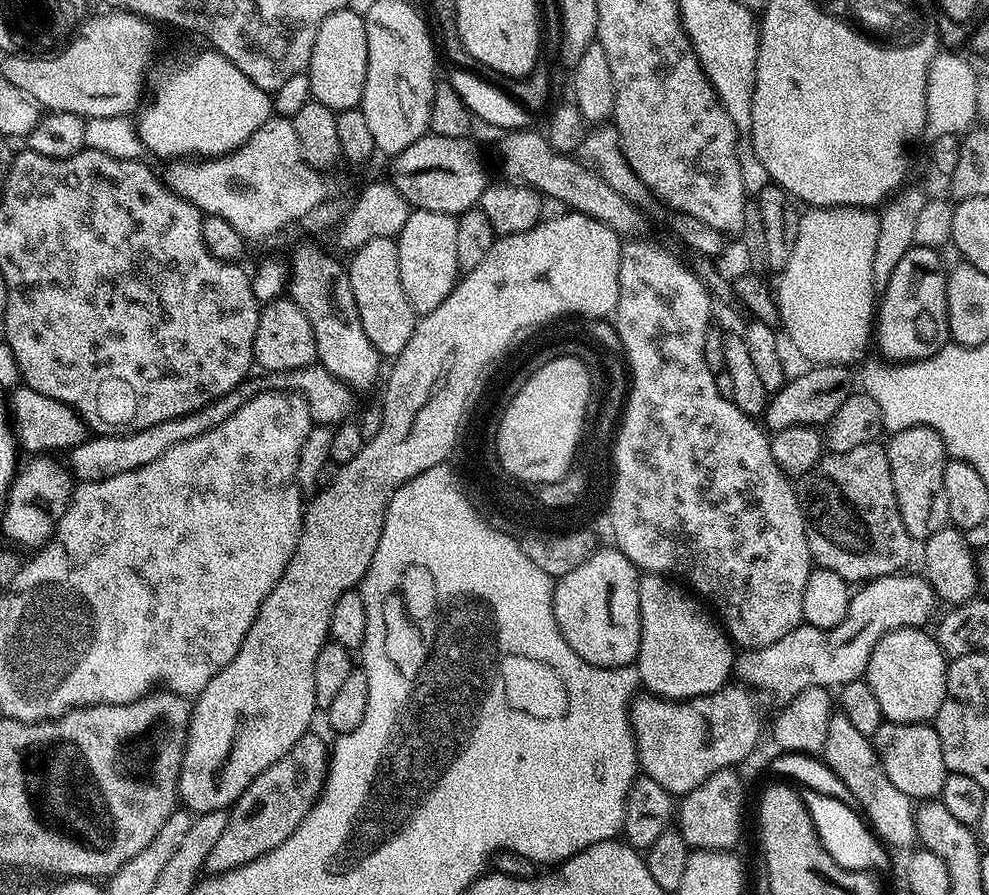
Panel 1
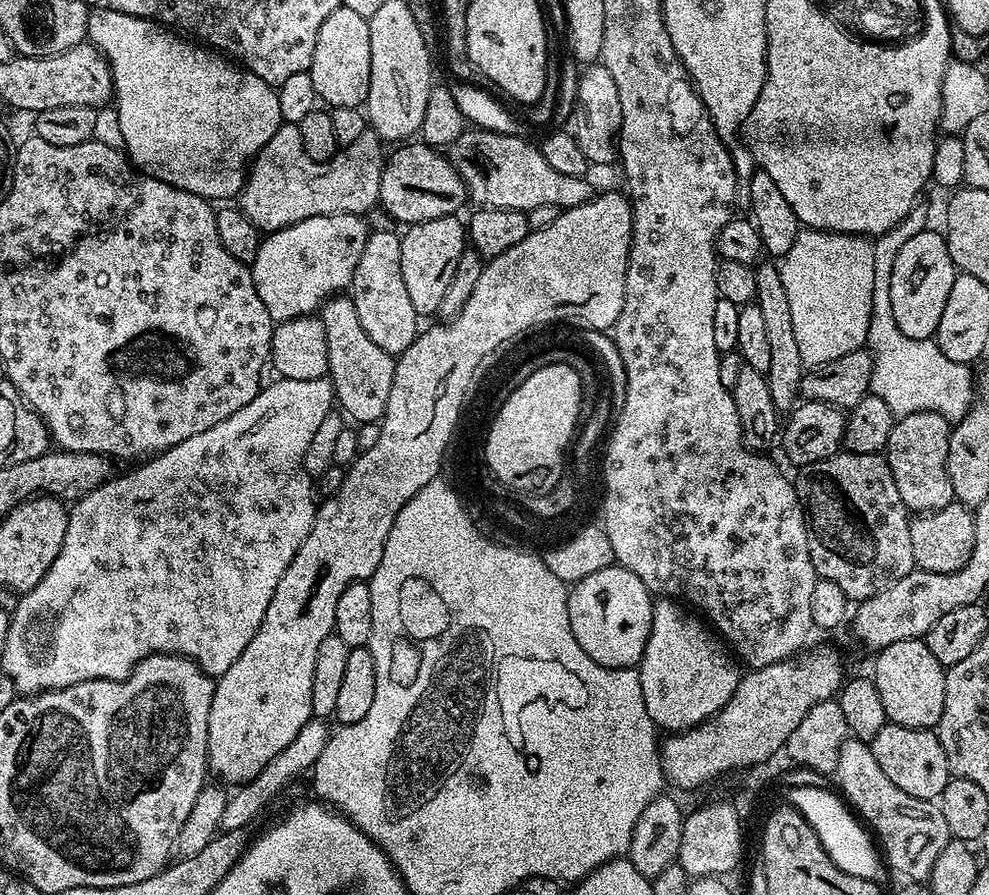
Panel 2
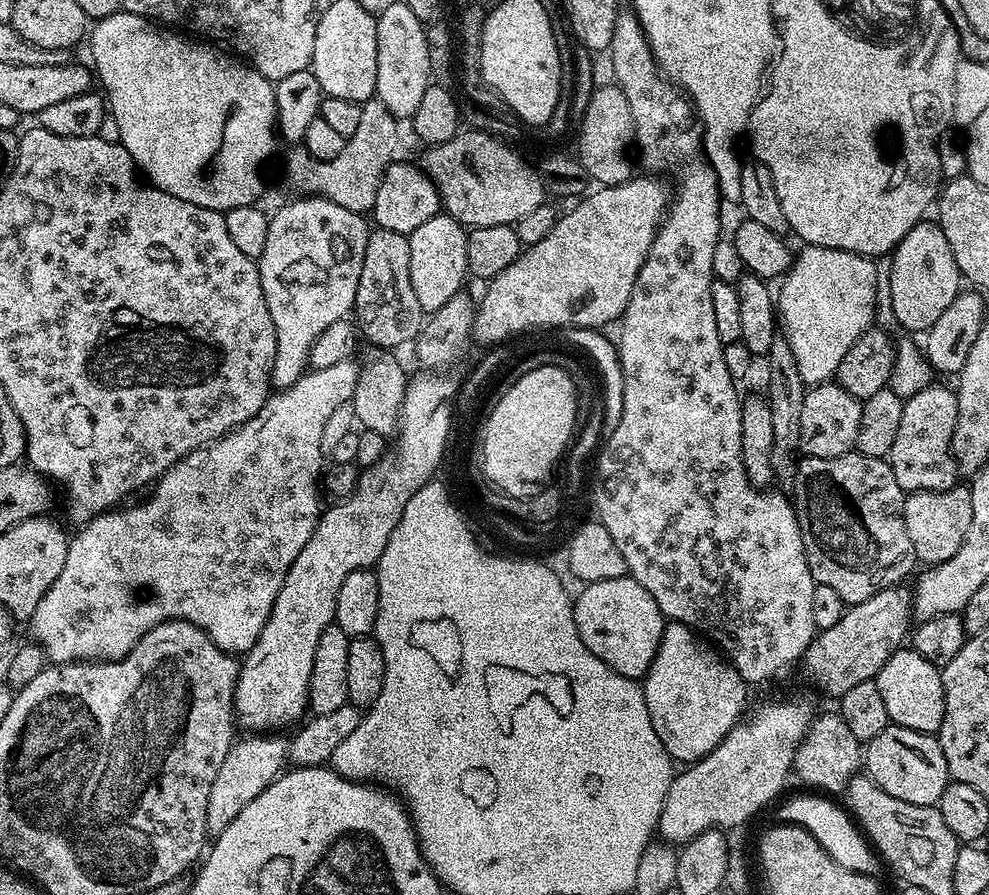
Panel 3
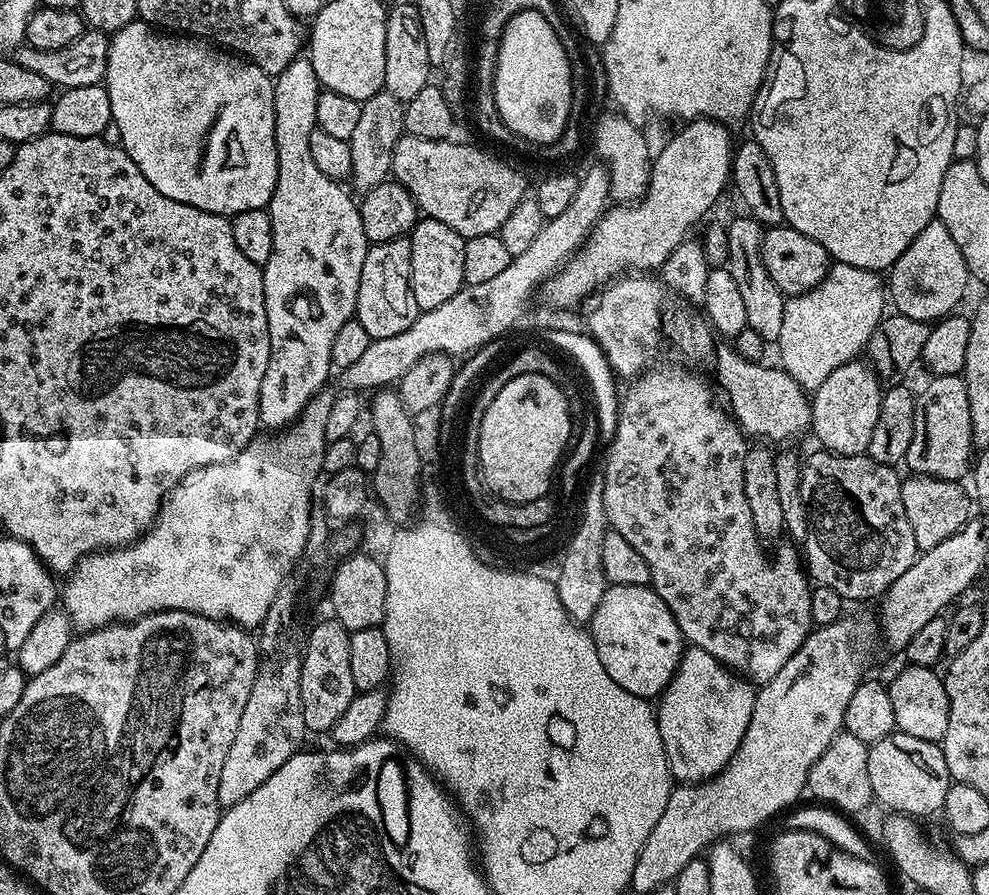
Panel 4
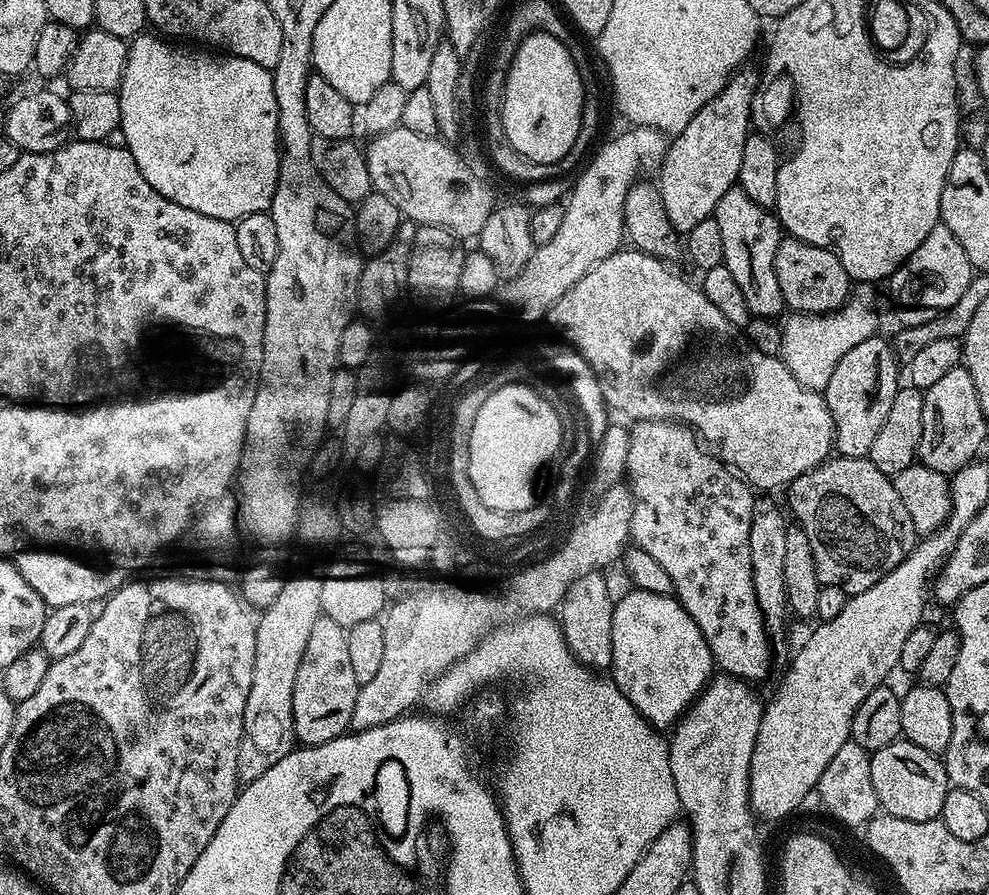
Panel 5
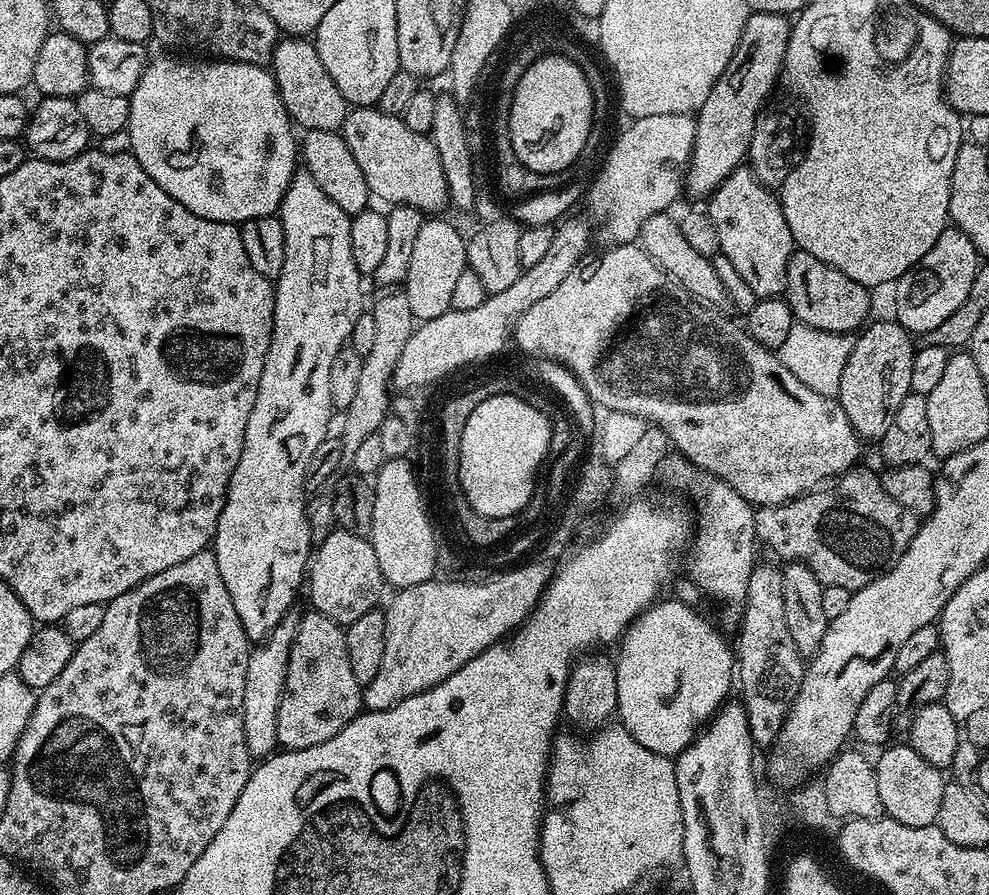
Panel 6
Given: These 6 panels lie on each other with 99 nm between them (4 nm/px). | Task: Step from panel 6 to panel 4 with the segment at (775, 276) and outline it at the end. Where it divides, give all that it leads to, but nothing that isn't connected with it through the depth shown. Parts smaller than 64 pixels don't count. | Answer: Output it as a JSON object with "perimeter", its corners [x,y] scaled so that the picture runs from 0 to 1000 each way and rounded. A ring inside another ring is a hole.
{"perimeter":[[[749,239],[745,246],[735,247],[734,254],[738,266],[738,288],[734,298],[738,302],[738,306],[742,306],[742,316],[746,318],[746,328],[754,346],[755,366],[762,369],[762,372],[775,382],[788,381],[795,332],[787,324],[787,320],[783,320],[783,311],[775,306],[775,297],[770,293],[768,268],[772,264],[774,256],[755,239]]]}

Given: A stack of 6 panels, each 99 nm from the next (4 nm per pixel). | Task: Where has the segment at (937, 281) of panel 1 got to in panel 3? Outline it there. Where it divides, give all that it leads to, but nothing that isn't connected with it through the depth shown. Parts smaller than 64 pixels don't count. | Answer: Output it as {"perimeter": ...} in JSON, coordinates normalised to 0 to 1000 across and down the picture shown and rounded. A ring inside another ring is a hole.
{"perimeter":[[[935,244],[908,270],[906,280],[901,283],[900,337],[902,356],[908,363],[919,366],[922,371],[933,373],[938,370],[948,354],[965,337],[973,324],[973,309],[969,293],[965,293],[965,283],[961,280],[961,270],[952,261],[949,249]]]}

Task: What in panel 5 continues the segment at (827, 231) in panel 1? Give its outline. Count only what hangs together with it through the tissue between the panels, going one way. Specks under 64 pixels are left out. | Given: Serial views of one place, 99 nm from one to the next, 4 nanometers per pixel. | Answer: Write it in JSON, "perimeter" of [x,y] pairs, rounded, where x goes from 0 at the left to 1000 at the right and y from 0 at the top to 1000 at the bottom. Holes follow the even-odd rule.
{"perimeter":[[[870,315],[862,321],[857,335],[843,349],[806,349],[791,362],[788,399],[793,408],[819,436],[832,439],[847,404],[868,382],[887,374],[890,353],[886,350],[886,326],[881,316]]]}

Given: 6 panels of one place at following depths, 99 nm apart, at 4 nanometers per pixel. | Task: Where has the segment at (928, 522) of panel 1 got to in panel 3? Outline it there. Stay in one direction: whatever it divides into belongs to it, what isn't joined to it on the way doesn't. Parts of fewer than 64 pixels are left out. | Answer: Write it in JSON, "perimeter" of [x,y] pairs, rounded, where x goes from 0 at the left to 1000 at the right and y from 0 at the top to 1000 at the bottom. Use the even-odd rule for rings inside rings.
{"perimeter":[[[949,427],[939,429],[937,434],[928,436],[928,440],[914,447],[908,489],[904,489],[904,498],[900,498],[896,513],[915,552],[934,547],[948,550],[968,544],[969,524],[963,506],[968,472],[969,445],[966,437],[962,432],[953,434]]]}

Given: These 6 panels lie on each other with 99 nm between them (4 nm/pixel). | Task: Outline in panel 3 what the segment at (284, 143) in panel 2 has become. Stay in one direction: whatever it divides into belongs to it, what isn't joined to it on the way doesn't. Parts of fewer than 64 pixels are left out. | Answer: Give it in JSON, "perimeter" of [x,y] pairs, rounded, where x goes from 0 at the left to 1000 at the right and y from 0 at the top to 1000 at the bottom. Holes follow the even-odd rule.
{"perimeter":[[[382,111],[369,112],[366,117],[366,133],[362,145],[358,145],[358,150],[350,158],[346,172],[342,172],[342,177],[337,179],[320,179],[305,163],[295,163],[291,170],[291,175],[287,179],[287,197],[300,210],[300,216],[308,219],[325,219],[334,226],[340,226],[342,230],[350,230],[350,235],[362,237],[365,239],[375,238],[380,218],[382,217],[382,208],[388,198],[388,191],[395,185],[401,178],[400,160],[404,156],[404,147],[400,144],[402,139],[401,131],[394,127],[394,123],[390,123],[390,118]]]}

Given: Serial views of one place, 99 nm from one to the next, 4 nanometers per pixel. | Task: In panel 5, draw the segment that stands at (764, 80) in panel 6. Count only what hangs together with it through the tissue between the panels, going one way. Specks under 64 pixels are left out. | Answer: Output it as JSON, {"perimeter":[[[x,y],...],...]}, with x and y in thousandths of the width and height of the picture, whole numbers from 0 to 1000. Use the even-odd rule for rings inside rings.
{"perimeter":[[[757,74],[741,80],[736,95],[698,132],[694,145],[678,153],[674,170],[665,184],[665,209],[679,258],[694,261],[723,238],[730,217],[746,202],[746,185],[750,185],[750,163],[758,151],[760,112],[768,96],[769,82]]]}

